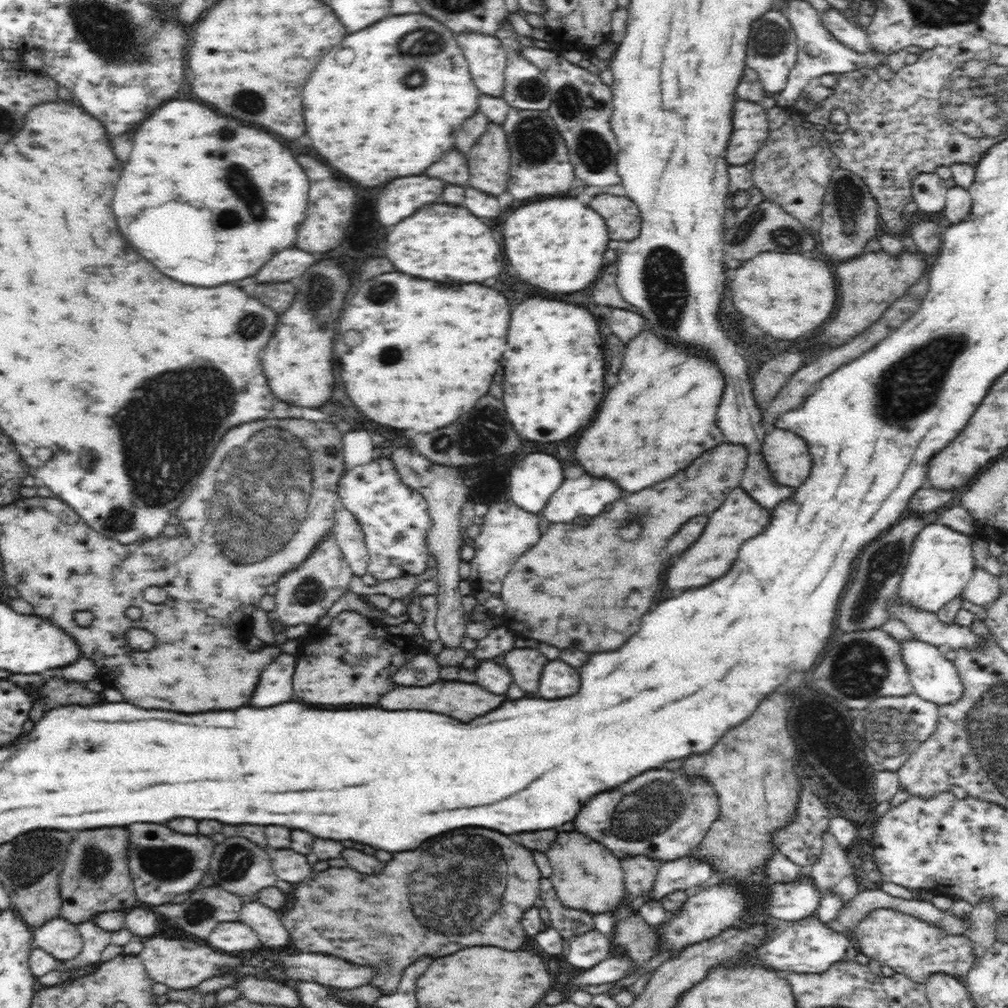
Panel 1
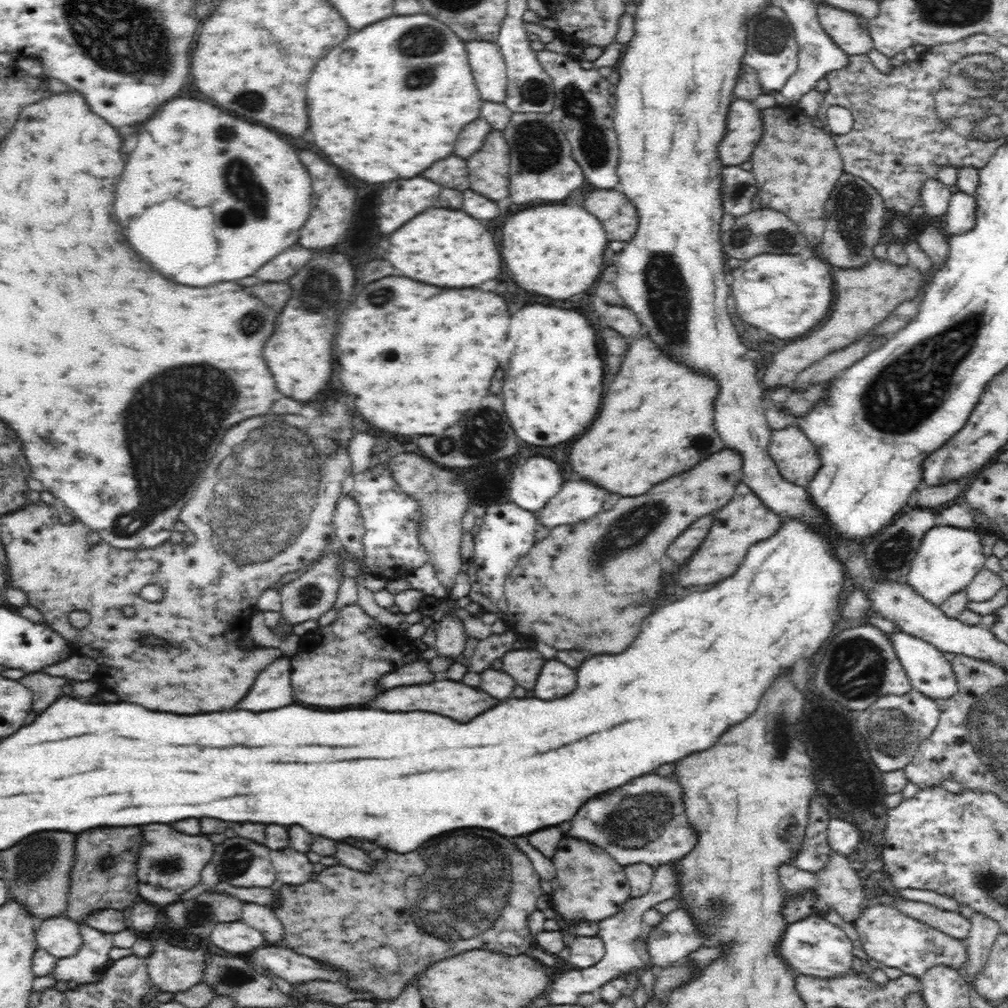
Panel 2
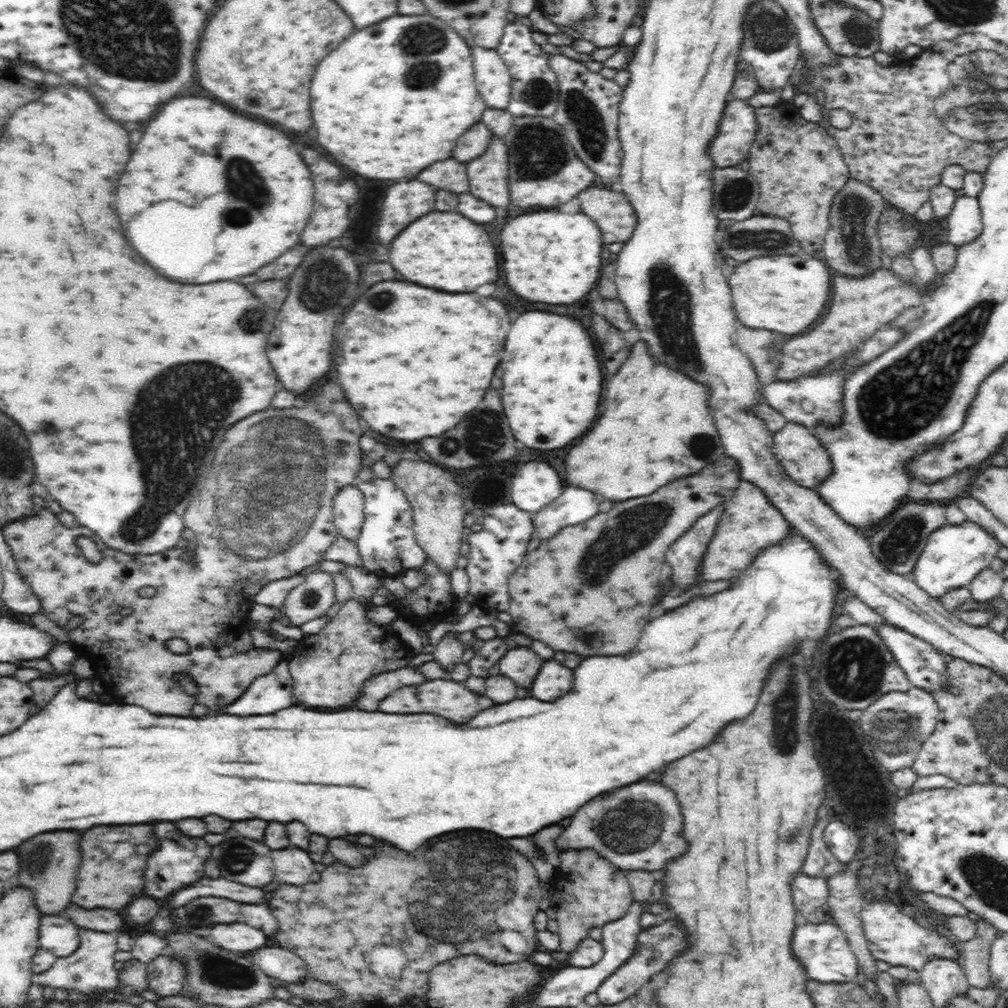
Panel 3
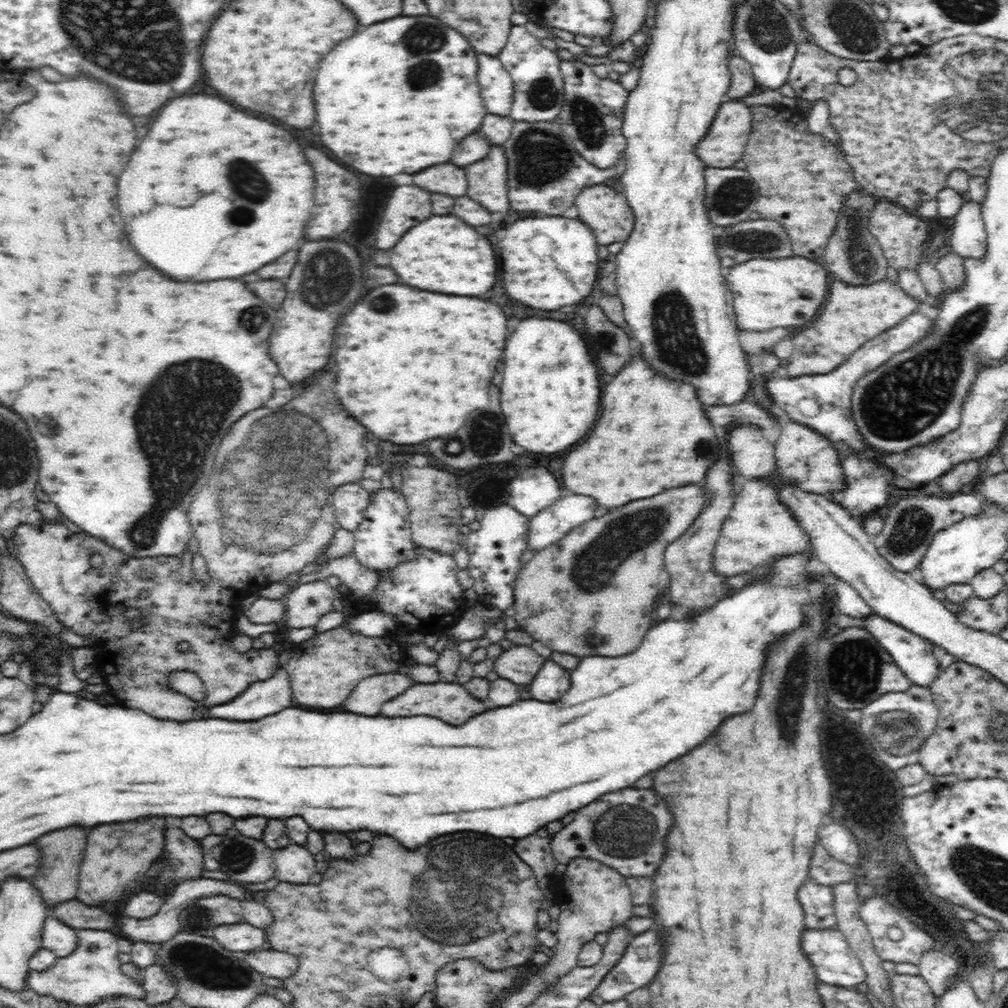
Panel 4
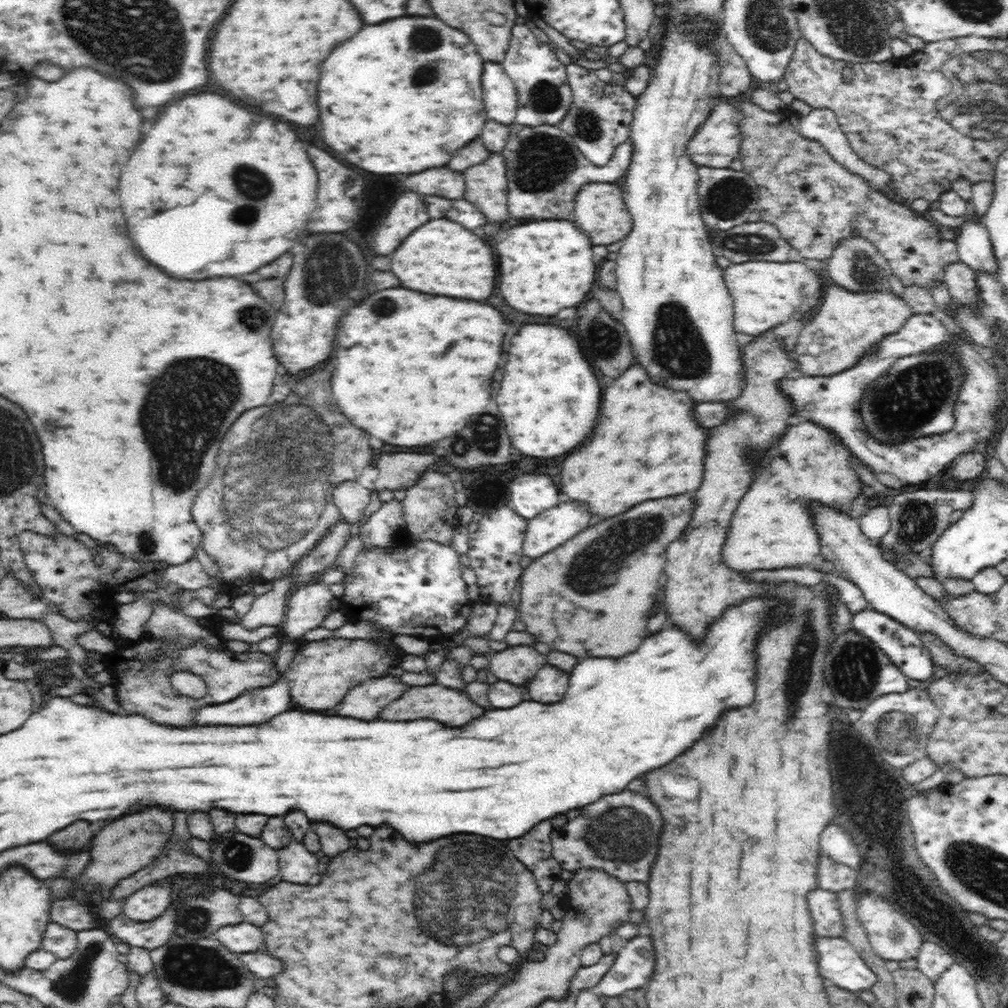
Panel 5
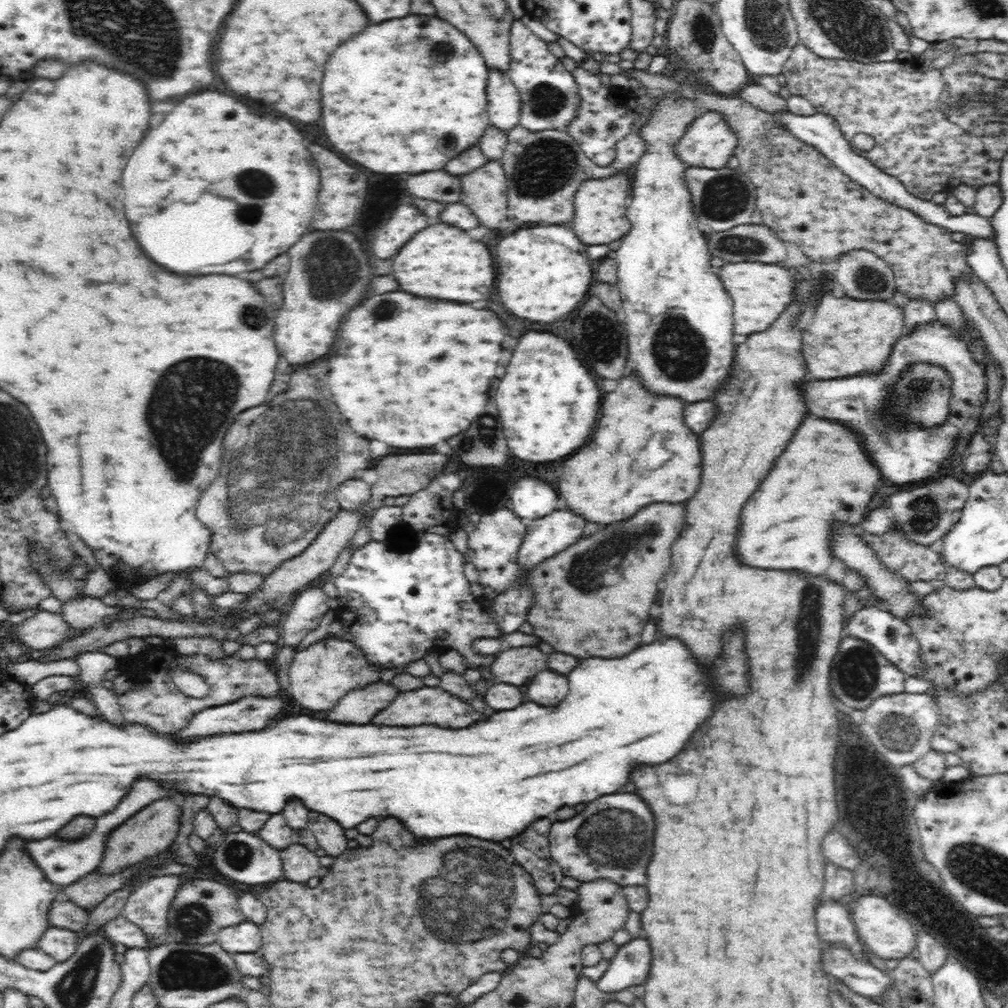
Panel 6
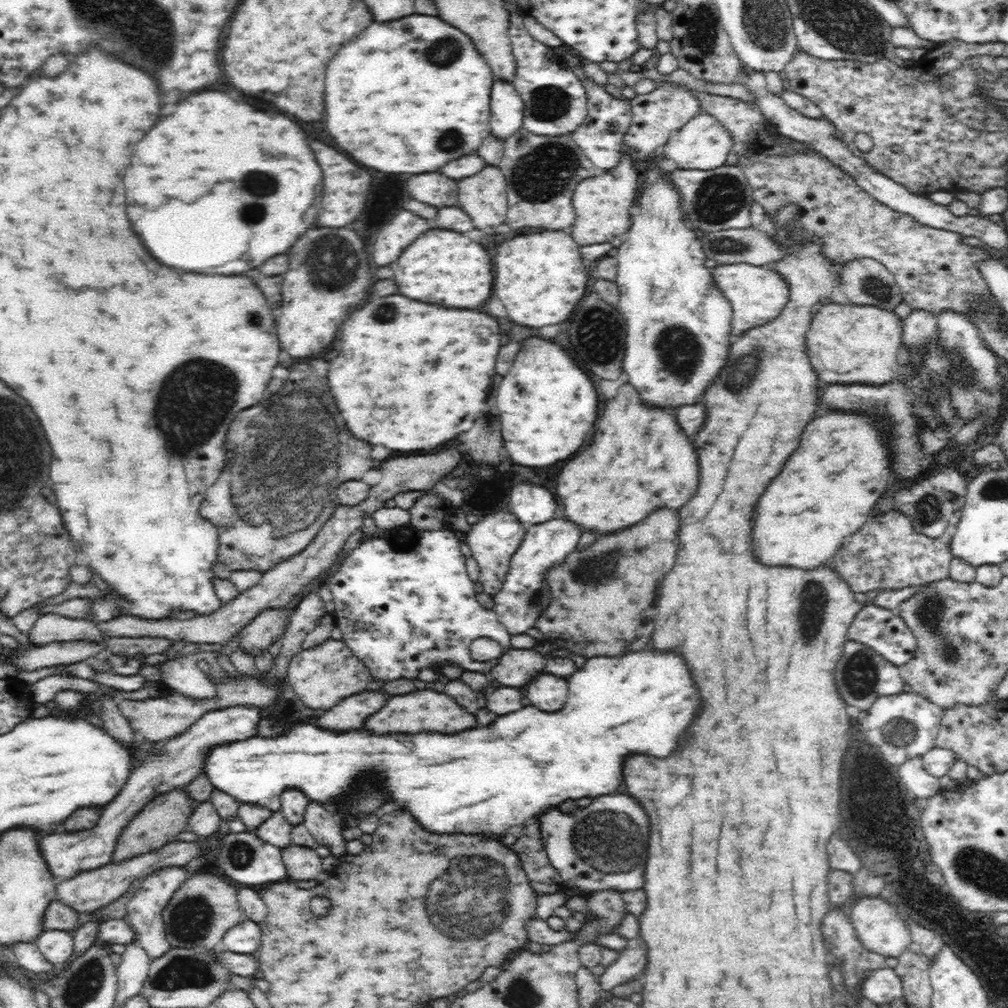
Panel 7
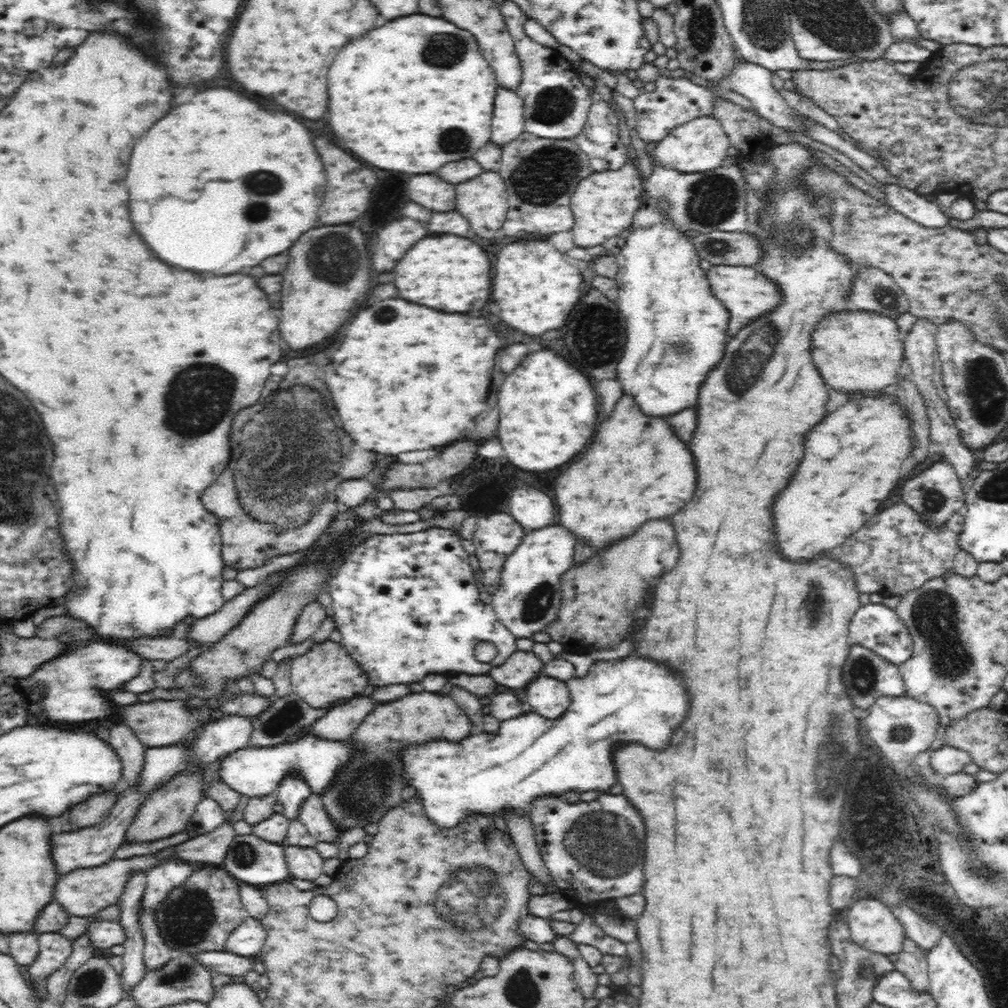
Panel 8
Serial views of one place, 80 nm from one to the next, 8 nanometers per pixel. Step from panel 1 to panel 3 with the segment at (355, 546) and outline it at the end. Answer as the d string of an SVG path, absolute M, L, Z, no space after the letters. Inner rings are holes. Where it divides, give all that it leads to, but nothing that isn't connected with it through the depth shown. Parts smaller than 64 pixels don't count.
M356 485L347 486L338 492L337 496L334 496L332 521L337 528L337 534L342 535L346 540L356 542L364 520L364 495Z

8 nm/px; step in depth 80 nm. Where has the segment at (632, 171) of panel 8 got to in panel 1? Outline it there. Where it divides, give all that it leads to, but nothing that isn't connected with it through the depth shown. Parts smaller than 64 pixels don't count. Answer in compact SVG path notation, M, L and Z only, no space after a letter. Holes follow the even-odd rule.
M600 193L590 202L608 226L610 240L634 240L641 228L641 216L636 203L626 196Z

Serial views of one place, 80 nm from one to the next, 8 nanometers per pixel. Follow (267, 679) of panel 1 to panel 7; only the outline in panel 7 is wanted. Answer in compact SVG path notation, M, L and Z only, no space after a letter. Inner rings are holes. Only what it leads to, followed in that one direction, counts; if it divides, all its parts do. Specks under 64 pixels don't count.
M238 705L218 710L211 710L191 724L182 734L157 743L152 753L147 752L140 768L130 774L120 796L116 796L94 828L68 832L68 834L48 834L40 840L41 856L46 861L54 878L68 880L80 872L100 868L111 862L114 847L121 830L156 796L166 794L174 788L183 788L200 774L202 760L208 756L210 748L218 744L228 744L234 740L246 740L256 734L256 728L262 720L262 709L250 705Z

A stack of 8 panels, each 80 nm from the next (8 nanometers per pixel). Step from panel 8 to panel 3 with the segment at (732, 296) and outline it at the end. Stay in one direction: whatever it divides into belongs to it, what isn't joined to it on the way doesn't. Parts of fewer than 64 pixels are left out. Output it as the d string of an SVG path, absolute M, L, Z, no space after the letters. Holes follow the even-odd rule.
M768 255L739 263L727 278L739 324L780 334L800 334L826 308L830 298L830 269L819 259L803 260L797 255Z

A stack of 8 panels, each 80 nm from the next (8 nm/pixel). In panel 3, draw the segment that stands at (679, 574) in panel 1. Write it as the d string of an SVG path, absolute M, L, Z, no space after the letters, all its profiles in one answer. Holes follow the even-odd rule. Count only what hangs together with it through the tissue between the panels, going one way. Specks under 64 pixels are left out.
M750 481L739 482L733 498L725 503L724 514L720 516L715 531L699 570L699 576L710 582L738 578L754 560L756 552L780 544L786 536L799 535L799 532L784 519L782 513L766 499L764 491Z

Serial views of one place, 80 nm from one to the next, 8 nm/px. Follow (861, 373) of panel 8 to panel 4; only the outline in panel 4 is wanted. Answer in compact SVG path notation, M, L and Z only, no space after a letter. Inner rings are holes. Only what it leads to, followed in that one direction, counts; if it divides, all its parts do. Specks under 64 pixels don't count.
M836 278L830 284L828 304L820 310L820 316L806 330L793 338L794 350L784 363L782 375L796 378L802 375L829 373L840 366L866 341L881 332L894 328L921 304L898 283L882 279L867 285L852 285Z

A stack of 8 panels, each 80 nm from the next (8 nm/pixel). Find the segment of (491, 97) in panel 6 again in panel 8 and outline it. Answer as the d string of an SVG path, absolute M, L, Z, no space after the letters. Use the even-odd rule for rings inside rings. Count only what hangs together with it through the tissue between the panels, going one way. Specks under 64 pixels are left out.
M498 87L491 121L492 143L504 146L525 131L522 97L510 89Z

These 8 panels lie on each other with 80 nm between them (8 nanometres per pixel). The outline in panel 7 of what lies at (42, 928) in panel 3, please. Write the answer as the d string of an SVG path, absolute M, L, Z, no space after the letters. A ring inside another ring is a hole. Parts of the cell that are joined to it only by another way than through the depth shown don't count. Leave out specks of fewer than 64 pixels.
M48 929L36 937L35 943L48 960L55 967L63 966L73 956L73 934L71 931Z

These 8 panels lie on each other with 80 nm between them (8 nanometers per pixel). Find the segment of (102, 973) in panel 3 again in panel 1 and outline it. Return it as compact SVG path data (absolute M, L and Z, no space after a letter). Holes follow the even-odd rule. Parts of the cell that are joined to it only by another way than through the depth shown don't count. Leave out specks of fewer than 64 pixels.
M92 920L77 924L77 929L83 938L82 951L72 961L62 962L60 971L76 971L89 965L97 967L102 964L102 952L111 944L111 934Z

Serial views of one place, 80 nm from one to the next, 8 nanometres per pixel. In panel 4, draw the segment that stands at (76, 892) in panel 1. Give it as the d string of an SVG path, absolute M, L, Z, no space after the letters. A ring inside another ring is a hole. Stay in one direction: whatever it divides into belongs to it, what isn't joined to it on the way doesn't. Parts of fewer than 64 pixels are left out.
M134 820L120 824L106 824L87 834L85 853L80 866L75 898L86 906L100 906L101 902L122 900L144 882L150 866L163 851L166 826L152 826L152 820Z

